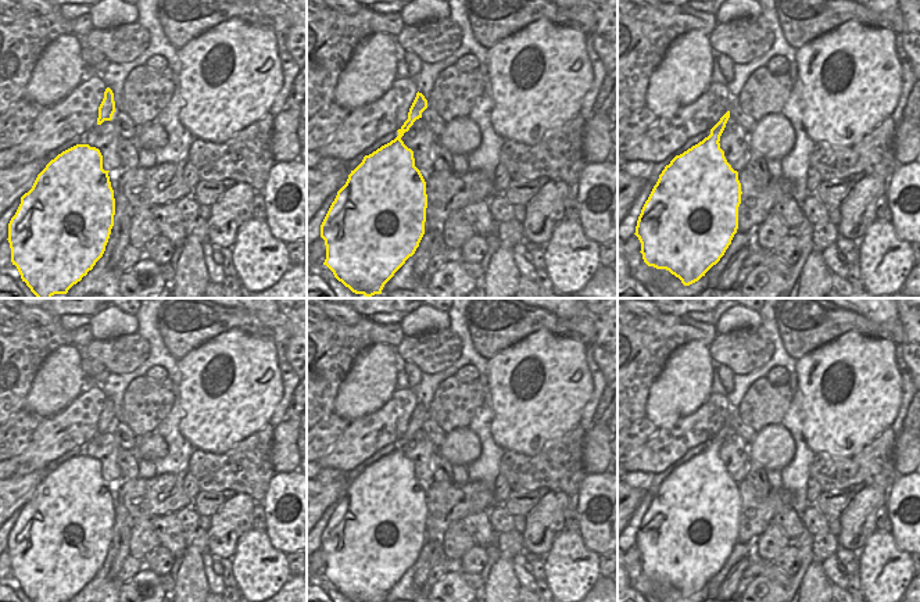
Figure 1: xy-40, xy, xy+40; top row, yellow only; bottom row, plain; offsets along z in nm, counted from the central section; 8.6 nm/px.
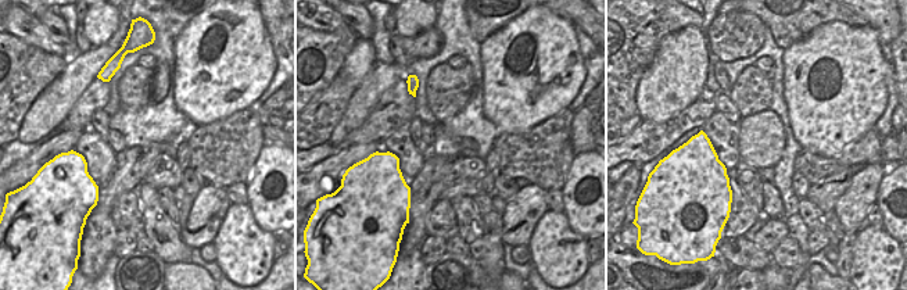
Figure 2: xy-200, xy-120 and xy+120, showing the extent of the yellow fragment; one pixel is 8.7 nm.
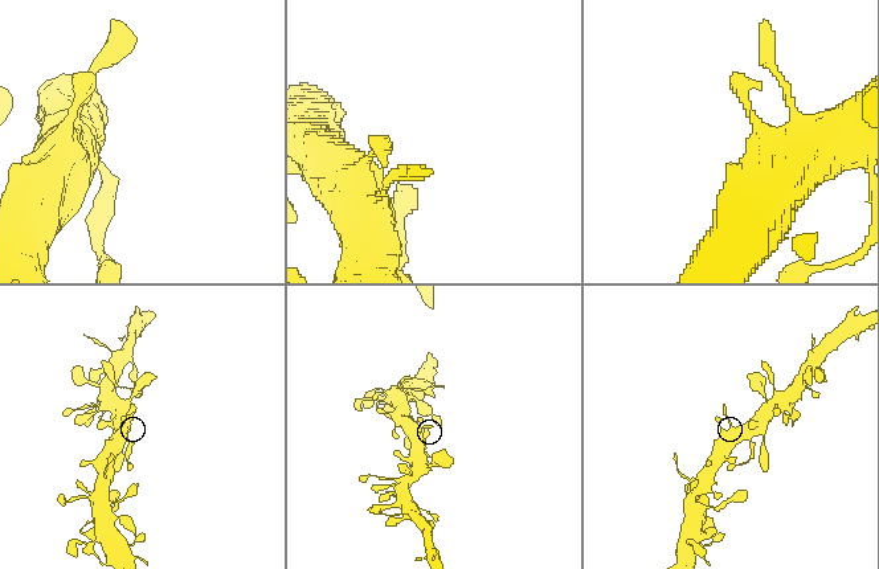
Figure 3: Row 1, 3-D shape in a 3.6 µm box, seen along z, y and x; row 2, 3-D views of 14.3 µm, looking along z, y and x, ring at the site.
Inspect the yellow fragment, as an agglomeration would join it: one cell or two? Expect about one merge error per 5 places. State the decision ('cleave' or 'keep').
keep

